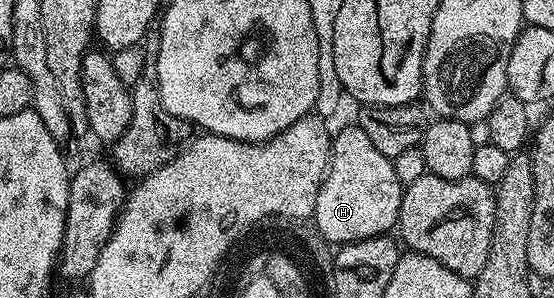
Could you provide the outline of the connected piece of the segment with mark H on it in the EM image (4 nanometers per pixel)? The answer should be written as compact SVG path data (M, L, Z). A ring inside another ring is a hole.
M357 125L343 127L334 132L331 141L331 162L327 164L327 176L323 178L321 189L317 193L317 205L313 216L313 227L332 245L356 243L374 235L385 235L399 222L399 210L402 205L404 184L397 181L395 164L387 158L373 141L369 141L369 133Z

